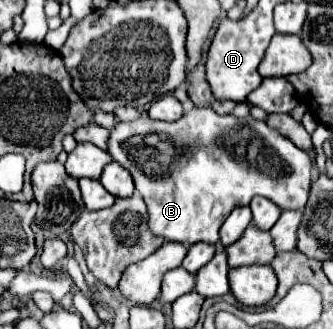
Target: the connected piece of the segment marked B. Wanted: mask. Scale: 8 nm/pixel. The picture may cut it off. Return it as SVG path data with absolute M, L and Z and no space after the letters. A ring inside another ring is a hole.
M192 108L176 122L156 122L146 112L138 120L118 122L108 140L110 156L124 166L148 206L148 228L156 236L172 242L218 244L218 230L236 206L248 206L252 196L270 198L282 210L304 210L312 186L310 156L284 138L266 122L250 116L220 116L212 108ZM132 136L164 136L176 148L176 160L164 176L148 176L132 156L128 156L128 140ZM220 140L238 140L236 148L228 148Z

